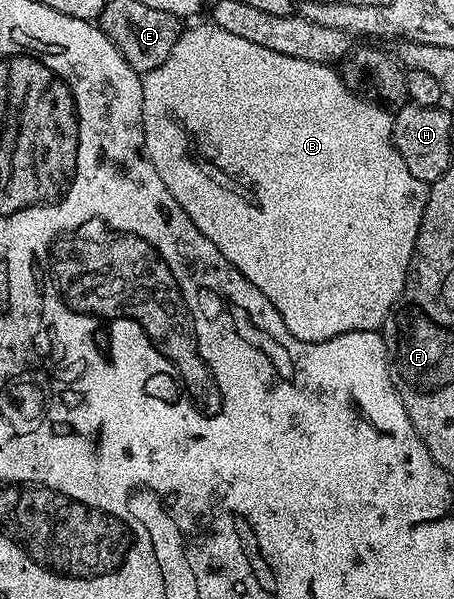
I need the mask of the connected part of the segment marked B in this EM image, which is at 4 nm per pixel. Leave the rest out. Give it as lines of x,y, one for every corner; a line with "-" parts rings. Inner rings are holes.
214,23
206,24
195,25
192,29
191,26
184,28
183,34
179,36
173,47
173,51
169,51
169,59
165,59
165,63
161,63
161,67
142,74
143,148
147,158
153,163
157,175
161,175
161,183
165,183
165,187
169,187
169,195
173,195
173,199
177,199
177,203
185,211
185,215
189,215
189,219
193,219
197,231
201,231
201,235
205,235
205,239
209,239
209,243
213,243
217,247
217,251
221,251
221,255
225,255
225,259
229,259
229,263
233,263
233,267
237,267
237,271
241,271
241,275
245,275
245,279
249,279
249,283
253,283
253,287
257,287
257,291
261,291
261,295
265,295
265,299
269,299
269,303
273,303
273,307
277,307
277,315
281,315
281,319
285,319
285,327
289,327
289,331
297,339
324,341
325,339
333,339
337,335
345,335
349,331
382,330
384,321
394,309
399,296
403,294
403,288
407,282
407,272
411,266
411,256
415,250
415,240
419,234
429,192
428,182
417,179
417,175
410,173
409,167
405,167
405,159
401,159
401,155
397,151
393,139
395,123
392,114
382,104
376,103
352,89
336,70
334,73
334,68
331,65
313,63
305,59
293,59
293,55
277,55
277,51
257,47
257,43
249,43
249,39
241,39
238,35
229,35
229,31
221,31
221,27
217,27

